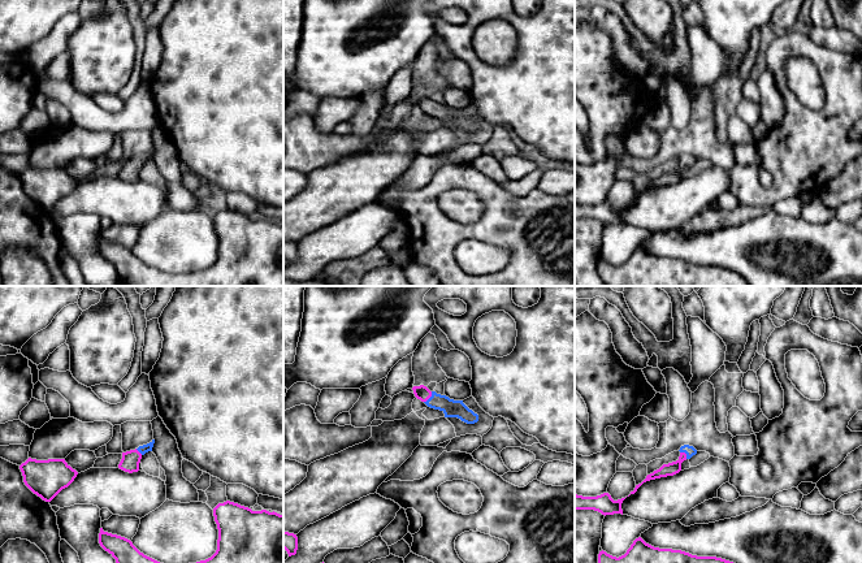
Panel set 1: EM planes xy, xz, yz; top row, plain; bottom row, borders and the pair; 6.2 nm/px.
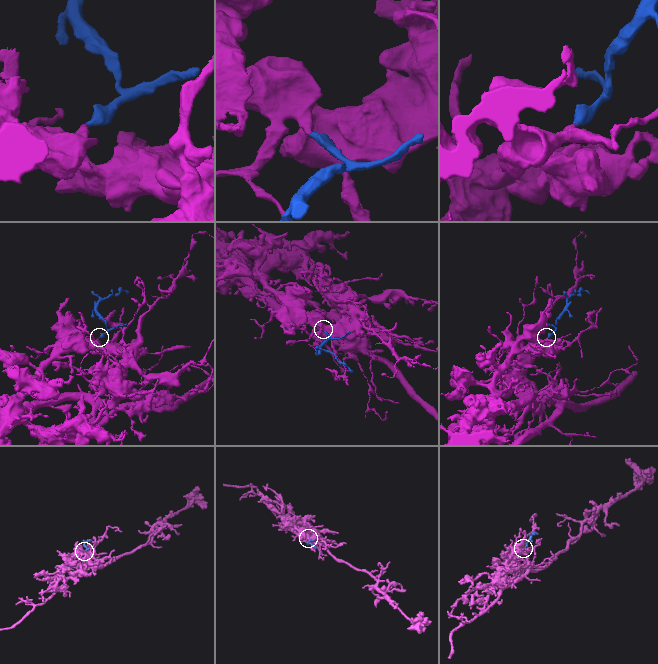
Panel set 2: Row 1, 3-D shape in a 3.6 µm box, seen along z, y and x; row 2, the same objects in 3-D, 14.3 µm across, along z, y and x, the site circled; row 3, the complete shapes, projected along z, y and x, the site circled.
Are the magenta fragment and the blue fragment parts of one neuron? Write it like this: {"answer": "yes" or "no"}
{"answer": "yes"}

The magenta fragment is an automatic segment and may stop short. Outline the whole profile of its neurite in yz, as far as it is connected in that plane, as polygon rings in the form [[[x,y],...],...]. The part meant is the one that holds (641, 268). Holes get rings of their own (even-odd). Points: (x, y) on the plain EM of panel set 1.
[[[641,246],[619,267],[599,260],[598,273],[607,286],[750,286],[733,270],[654,256]]]

